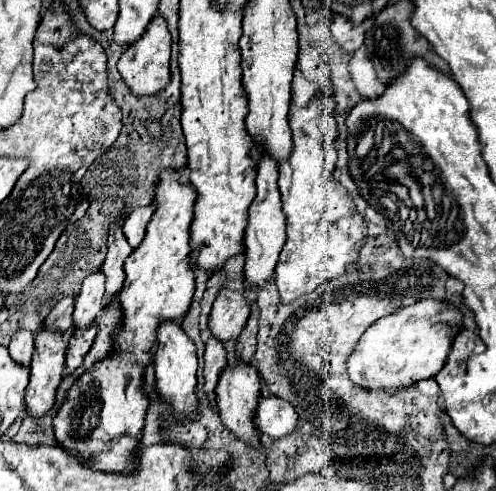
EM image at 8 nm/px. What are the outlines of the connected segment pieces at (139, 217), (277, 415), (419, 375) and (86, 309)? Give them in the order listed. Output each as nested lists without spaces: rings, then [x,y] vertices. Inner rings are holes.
[[[146,205],[146,207],[138,207],[134,209],[126,219],[124,219],[124,225],[122,225],[122,231],[124,231],[124,237],[128,239],[130,247],[136,249],[142,239],[144,239],[144,233],[146,233],[146,225],[152,217],[152,211],[154,207],[152,205]]]
[[[262,397],[256,409],[256,423],[260,431],[272,439],[292,435],[300,425],[300,415],[294,405],[280,397]]]
[[[422,299],[410,307],[402,307],[376,321],[360,337],[346,359],[350,381],[368,391],[394,395],[420,379],[430,379],[442,369],[450,343],[460,327],[462,313],[444,301]]]
[[[98,271],[88,275],[74,305],[74,329],[86,329],[94,323],[96,315],[104,309],[104,275]]]

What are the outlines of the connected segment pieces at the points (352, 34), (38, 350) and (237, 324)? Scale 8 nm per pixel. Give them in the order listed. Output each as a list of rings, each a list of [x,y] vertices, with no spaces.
[[[372,17],[364,19],[360,25],[352,27],[348,21],[340,19],[340,21],[334,21],[332,29],[334,29],[334,41],[346,51],[346,53],[354,53],[356,49],[362,47],[362,41],[364,41],[364,33],[372,27]]]
[[[44,327],[34,335],[34,353],[30,363],[30,383],[26,387],[26,411],[34,419],[42,419],[48,415],[48,411],[56,403],[56,389],[62,381],[64,371],[64,355],[66,355],[66,343],[62,339],[62,333],[52,333]]]
[[[222,289],[212,305],[208,327],[218,341],[230,343],[232,339],[238,339],[240,333],[244,331],[248,315],[250,307],[244,301],[242,293]]]

